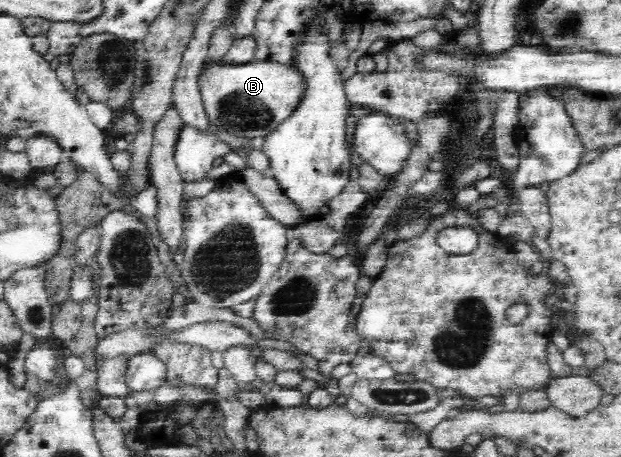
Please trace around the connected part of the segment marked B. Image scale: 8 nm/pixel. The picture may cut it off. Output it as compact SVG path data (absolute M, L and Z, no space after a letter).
M221 61L199 77L200 95L211 129L221 127L227 134L253 140L267 138L301 105L308 81L302 71L274 62L250 62L241 66L223 66Z

